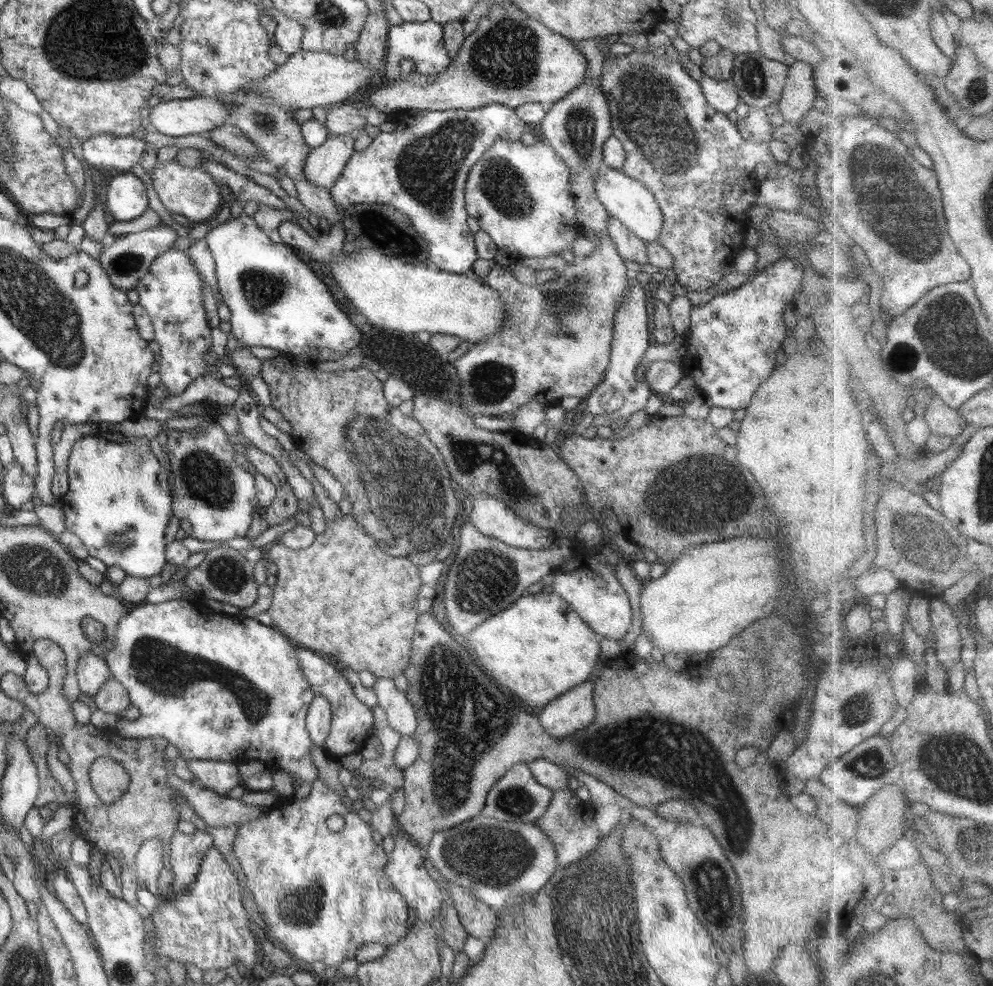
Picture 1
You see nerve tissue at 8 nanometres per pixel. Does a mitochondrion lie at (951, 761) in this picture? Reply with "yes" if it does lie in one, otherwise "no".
yes

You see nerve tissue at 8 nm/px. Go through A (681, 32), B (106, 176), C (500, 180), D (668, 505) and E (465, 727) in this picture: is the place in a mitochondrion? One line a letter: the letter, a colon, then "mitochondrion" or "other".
A: other
B: other
C: mitochondrion
D: mitochondrion
E: mitochondrion

